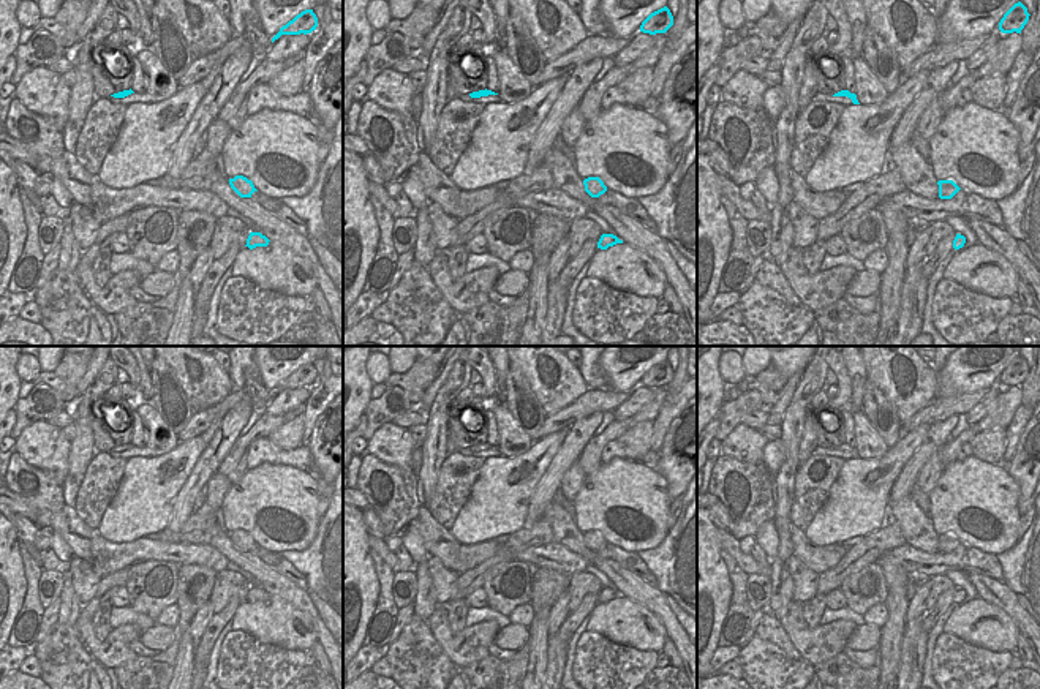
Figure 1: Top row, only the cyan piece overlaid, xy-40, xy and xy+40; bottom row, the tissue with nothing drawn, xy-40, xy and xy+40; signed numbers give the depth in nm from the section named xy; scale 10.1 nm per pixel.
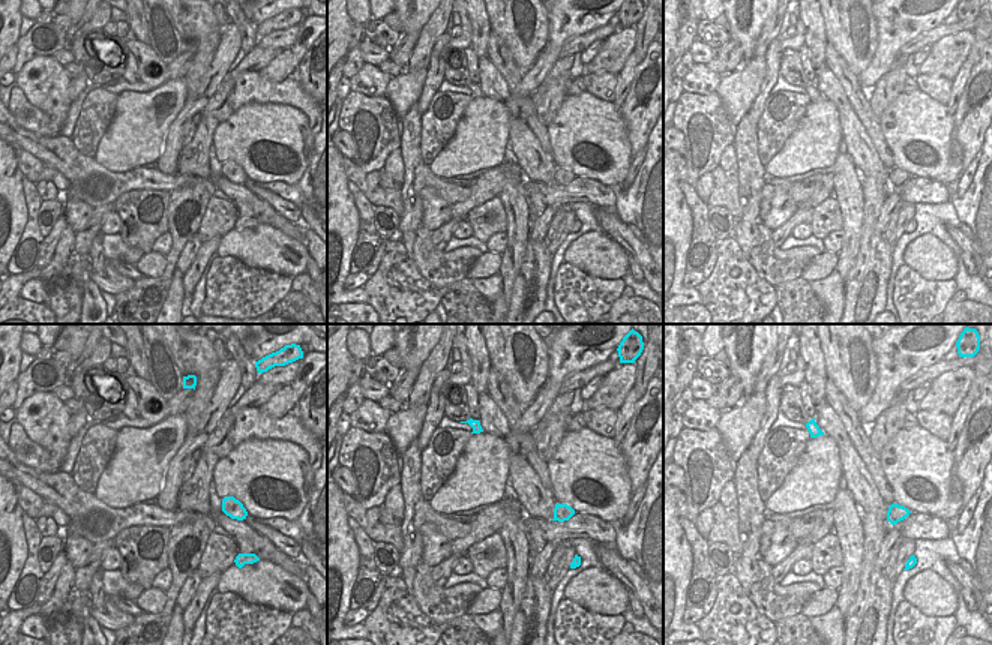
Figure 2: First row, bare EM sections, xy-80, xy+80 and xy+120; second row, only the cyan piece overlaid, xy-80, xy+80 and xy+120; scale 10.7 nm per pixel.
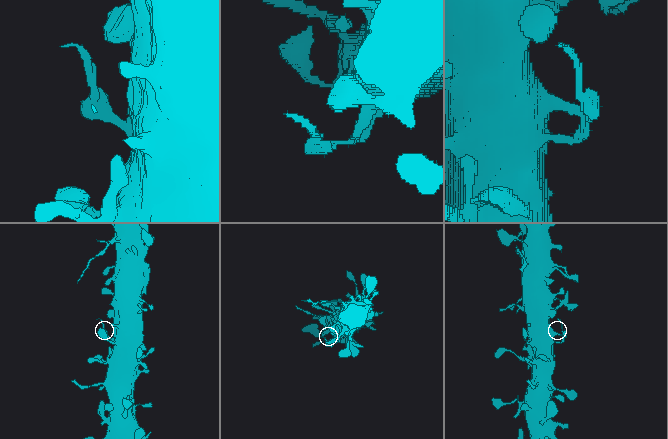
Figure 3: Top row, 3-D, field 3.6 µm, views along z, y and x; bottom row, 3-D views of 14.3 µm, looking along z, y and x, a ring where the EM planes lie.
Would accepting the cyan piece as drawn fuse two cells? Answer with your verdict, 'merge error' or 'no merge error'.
no merge error

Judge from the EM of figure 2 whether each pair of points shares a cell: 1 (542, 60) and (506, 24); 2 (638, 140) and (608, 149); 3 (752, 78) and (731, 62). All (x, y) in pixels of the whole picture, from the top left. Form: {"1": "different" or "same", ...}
{"1": "different", "2": "different", "3": "different"}

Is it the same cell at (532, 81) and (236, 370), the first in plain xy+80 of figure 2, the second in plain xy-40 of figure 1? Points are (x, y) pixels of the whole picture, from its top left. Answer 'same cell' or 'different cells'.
different cells

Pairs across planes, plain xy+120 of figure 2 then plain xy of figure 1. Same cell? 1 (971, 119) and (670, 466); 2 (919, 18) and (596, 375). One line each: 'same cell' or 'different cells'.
1: same cell
2: different cells

